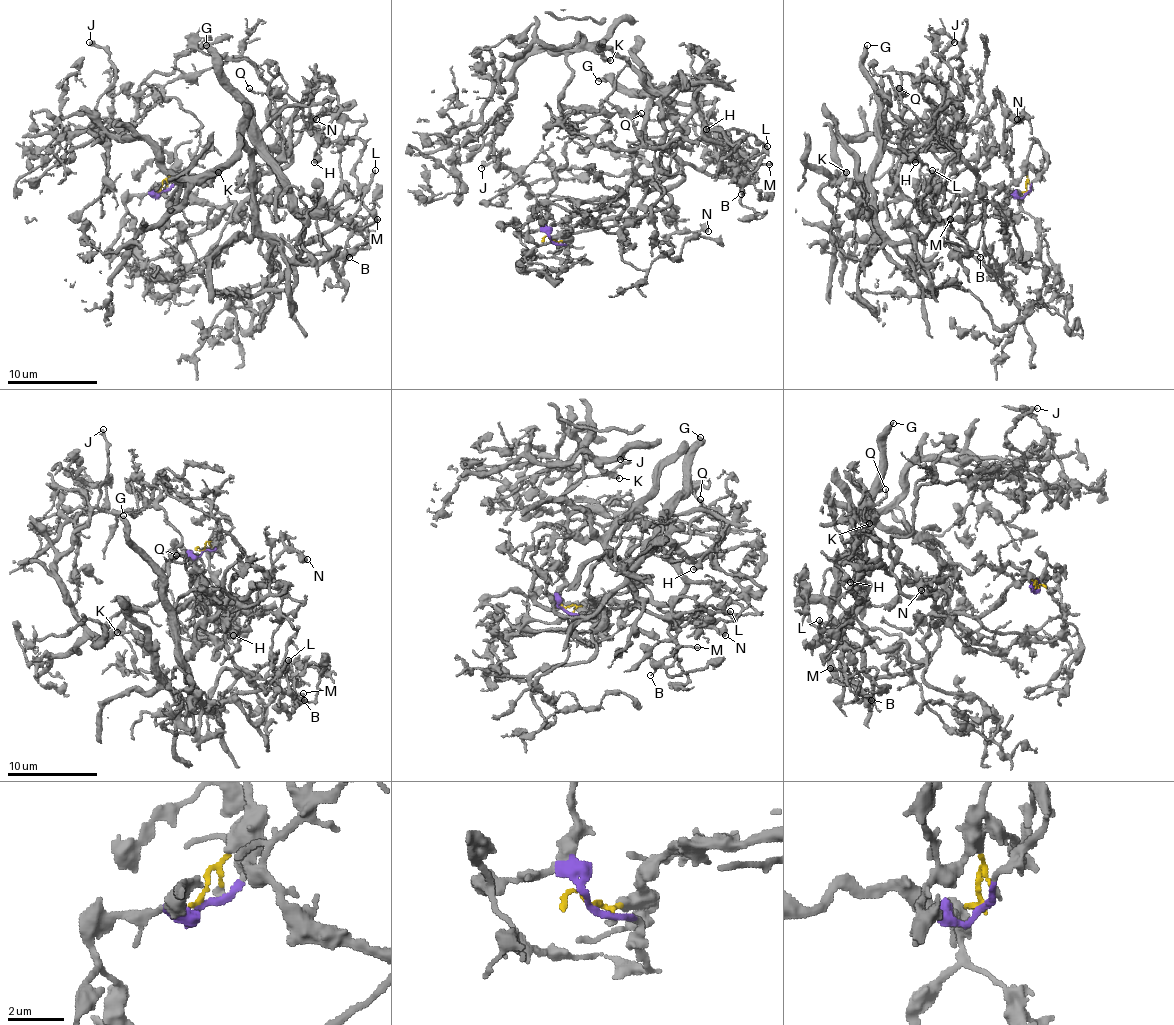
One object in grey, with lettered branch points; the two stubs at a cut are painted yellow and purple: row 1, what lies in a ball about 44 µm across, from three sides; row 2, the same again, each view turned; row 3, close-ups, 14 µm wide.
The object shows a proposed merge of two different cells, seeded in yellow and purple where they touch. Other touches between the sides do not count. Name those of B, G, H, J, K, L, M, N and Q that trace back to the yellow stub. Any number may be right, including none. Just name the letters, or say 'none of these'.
B, G, H, L, M, N, Q

